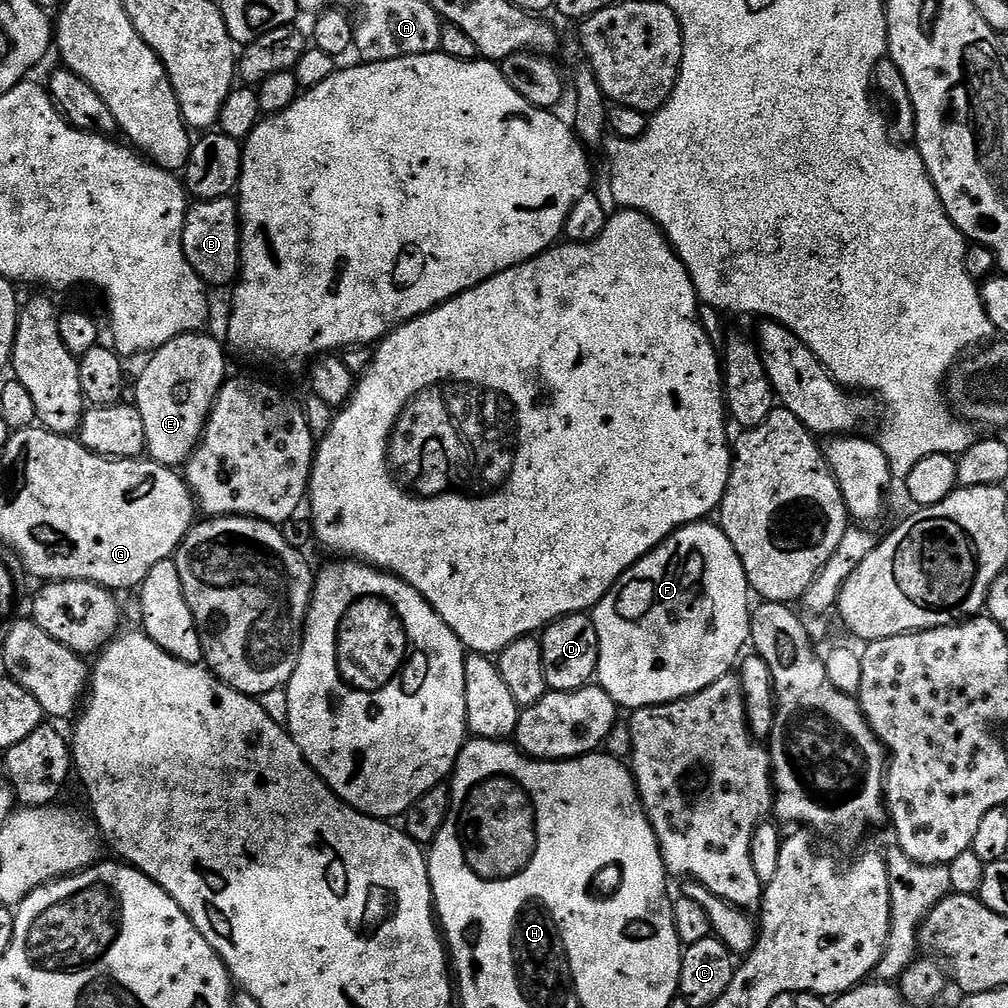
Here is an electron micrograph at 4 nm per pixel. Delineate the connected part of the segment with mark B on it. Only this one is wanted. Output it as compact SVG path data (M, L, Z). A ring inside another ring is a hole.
M232 196L193 203L184 219L182 250L186 254L186 262L190 262L205 285L227 289L240 275L239 203Z

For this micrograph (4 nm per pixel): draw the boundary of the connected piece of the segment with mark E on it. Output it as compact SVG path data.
M191 332L166 342L166 346L147 357L148 365L136 380L134 403L142 414L142 426L146 426L147 455L167 468L187 465L192 452L200 445L208 415L229 375L224 361L225 345L208 335Z

